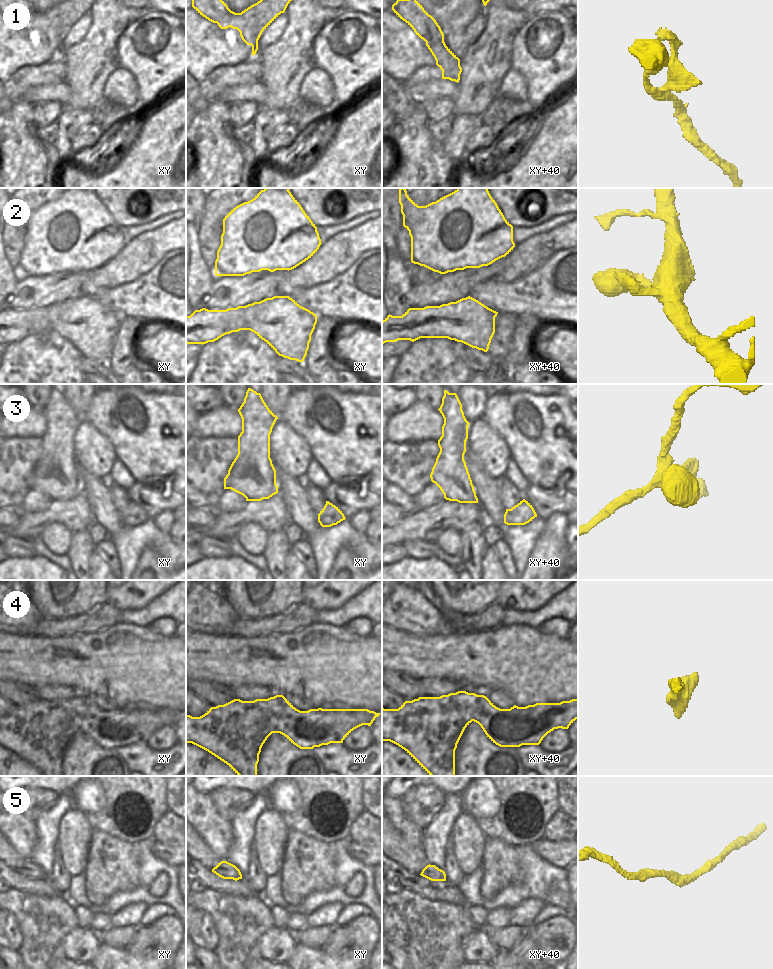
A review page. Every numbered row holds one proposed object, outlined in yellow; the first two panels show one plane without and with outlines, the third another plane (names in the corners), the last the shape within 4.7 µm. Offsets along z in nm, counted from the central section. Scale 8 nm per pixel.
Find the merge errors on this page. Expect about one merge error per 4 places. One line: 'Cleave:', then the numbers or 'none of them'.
Cleave: none of them

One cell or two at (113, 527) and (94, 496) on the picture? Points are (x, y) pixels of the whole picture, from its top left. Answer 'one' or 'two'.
one

